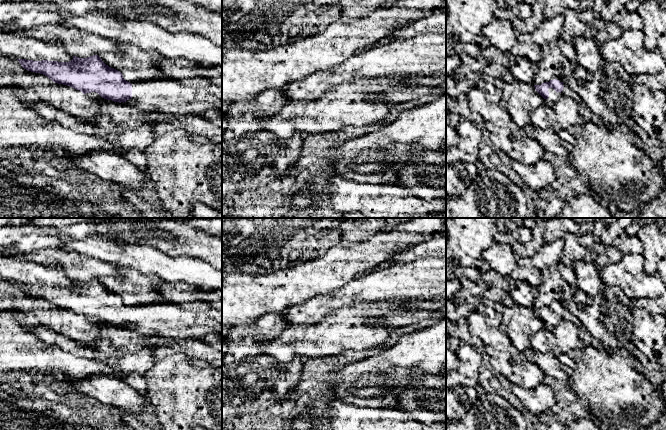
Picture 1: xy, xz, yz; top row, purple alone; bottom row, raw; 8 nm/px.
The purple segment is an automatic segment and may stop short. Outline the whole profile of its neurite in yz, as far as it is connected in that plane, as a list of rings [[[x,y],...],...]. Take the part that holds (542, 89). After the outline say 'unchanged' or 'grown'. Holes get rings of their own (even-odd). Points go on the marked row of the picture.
[[[557,79],[543,82],[541,85],[534,85],[535,90],[544,98],[544,104],[548,106],[554,105],[562,96],[563,82]]]; grown

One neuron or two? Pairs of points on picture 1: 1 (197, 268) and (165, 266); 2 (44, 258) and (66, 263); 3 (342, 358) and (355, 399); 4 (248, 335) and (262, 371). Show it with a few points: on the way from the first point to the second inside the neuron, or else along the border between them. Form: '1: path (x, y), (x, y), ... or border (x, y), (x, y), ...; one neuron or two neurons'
1: path (189, 268), (173, 268); one neuron
2: path (49, 258), (61, 258); one neuron
3: border (367, 359), (345, 364), (330, 371), (326, 377); two neurons
4: border (254, 354), (234, 361); two neurons

